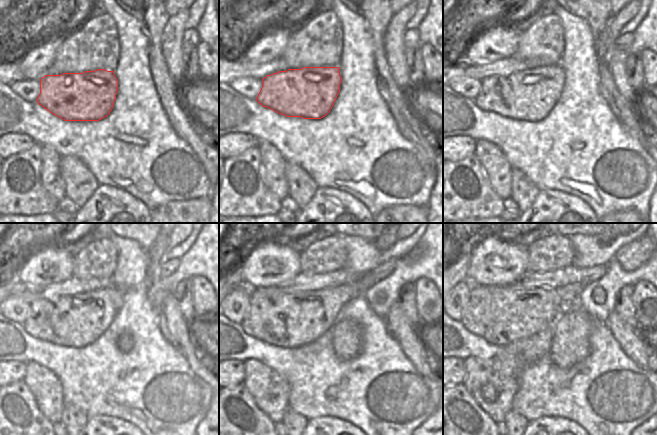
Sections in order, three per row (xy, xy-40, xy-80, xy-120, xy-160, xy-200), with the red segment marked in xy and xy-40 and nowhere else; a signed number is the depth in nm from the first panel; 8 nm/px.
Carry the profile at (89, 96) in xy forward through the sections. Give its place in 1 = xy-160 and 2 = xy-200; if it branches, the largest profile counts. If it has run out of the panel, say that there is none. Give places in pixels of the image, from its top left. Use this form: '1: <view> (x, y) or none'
1: xy-160 (290, 320)
2: xy-200 (502, 315)

